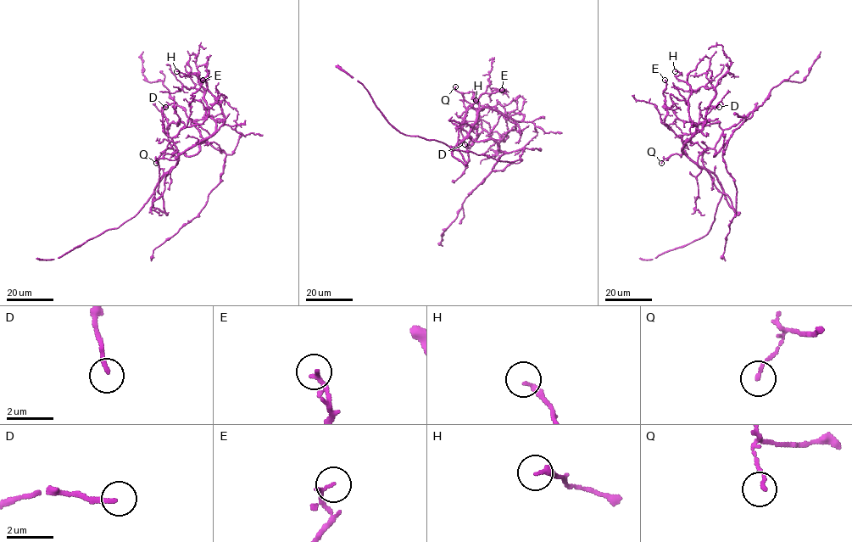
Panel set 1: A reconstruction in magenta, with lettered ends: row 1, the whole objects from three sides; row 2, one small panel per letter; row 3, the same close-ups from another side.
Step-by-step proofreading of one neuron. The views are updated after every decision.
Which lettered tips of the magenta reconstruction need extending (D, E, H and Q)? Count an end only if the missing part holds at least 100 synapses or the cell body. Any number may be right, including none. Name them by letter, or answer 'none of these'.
none of these

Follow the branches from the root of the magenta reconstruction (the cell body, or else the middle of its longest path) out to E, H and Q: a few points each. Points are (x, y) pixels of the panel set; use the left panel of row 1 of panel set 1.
E: (163, 199), (166, 215), (153, 207), (154, 189), (176, 164), (172, 138), (206, 118), (192, 97), (203, 80)
H: (163, 199), (166, 215), (153, 205), (160, 178), (225, 120), (206, 82), (176, 71)
Q: (163, 199), (166, 215), (153, 207), (154, 189), (176, 164), (177, 153), (165, 153), (156, 163)

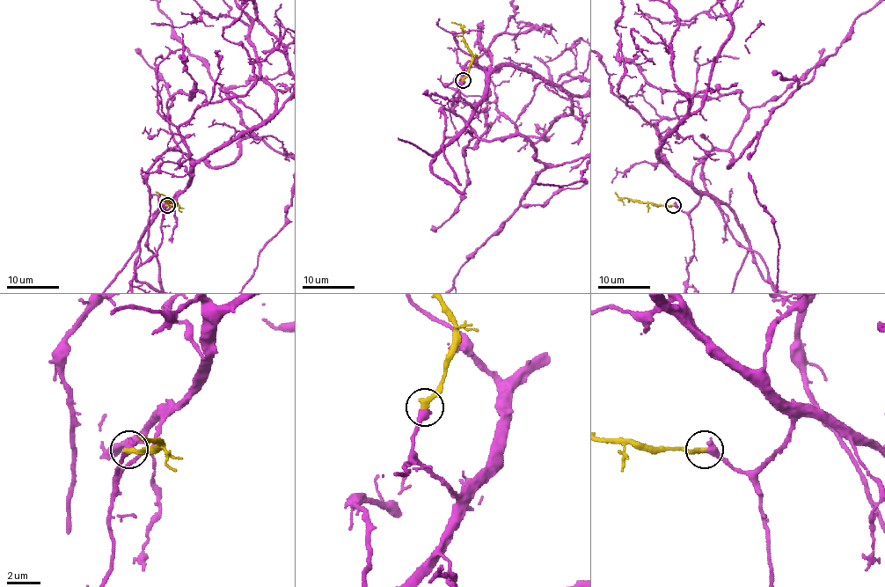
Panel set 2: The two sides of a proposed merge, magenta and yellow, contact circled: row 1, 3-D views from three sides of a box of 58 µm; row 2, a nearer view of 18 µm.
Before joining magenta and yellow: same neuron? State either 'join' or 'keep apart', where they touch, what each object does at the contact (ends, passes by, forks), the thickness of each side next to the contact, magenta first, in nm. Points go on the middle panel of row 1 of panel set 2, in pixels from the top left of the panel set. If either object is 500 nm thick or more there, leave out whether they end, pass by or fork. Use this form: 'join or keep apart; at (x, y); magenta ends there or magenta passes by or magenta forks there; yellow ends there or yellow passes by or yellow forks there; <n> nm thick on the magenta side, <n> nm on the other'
join; at (463, 80); magenta ends there; yellow ends there; 480 nm thick on the magenta side, 360 nm on the other

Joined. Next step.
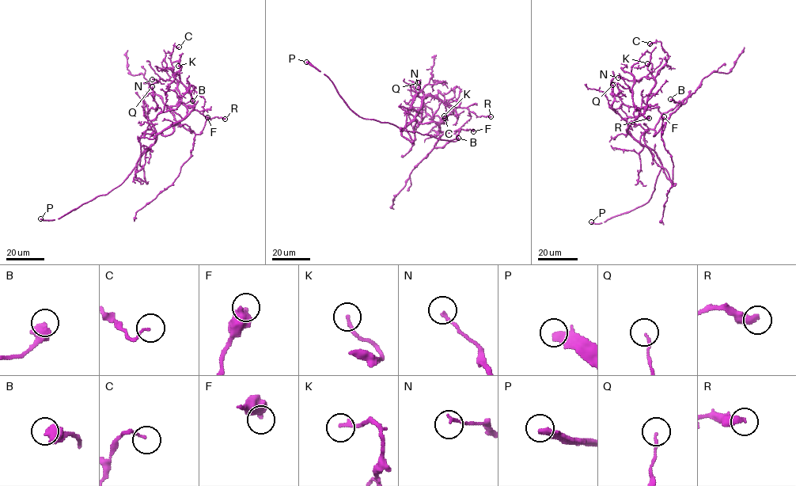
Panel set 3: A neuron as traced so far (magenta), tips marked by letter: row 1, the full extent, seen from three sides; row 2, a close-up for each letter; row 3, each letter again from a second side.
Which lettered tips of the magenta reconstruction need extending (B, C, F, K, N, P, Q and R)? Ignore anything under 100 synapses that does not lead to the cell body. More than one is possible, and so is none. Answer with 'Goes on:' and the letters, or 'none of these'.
Goes on: P

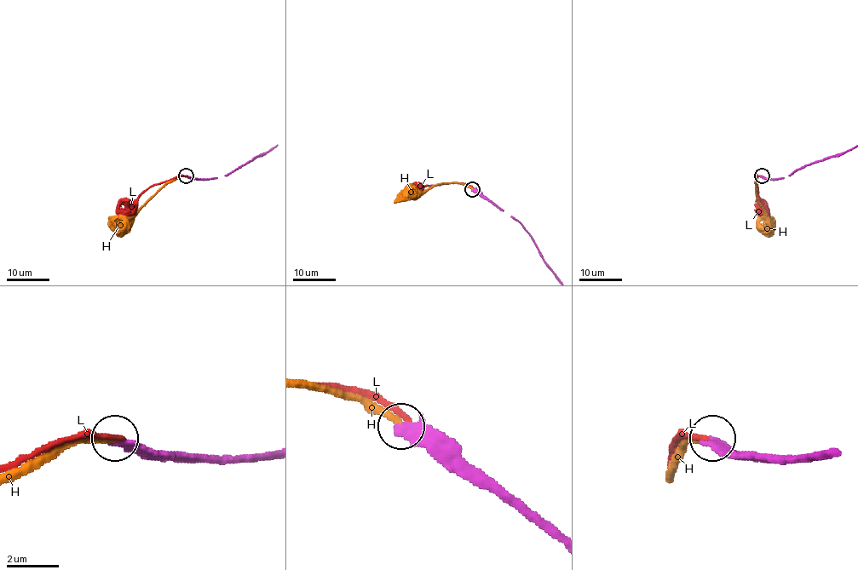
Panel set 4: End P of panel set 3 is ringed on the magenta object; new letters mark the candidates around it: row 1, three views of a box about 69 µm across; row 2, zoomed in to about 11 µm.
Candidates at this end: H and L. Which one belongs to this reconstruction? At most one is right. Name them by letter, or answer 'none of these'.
H

